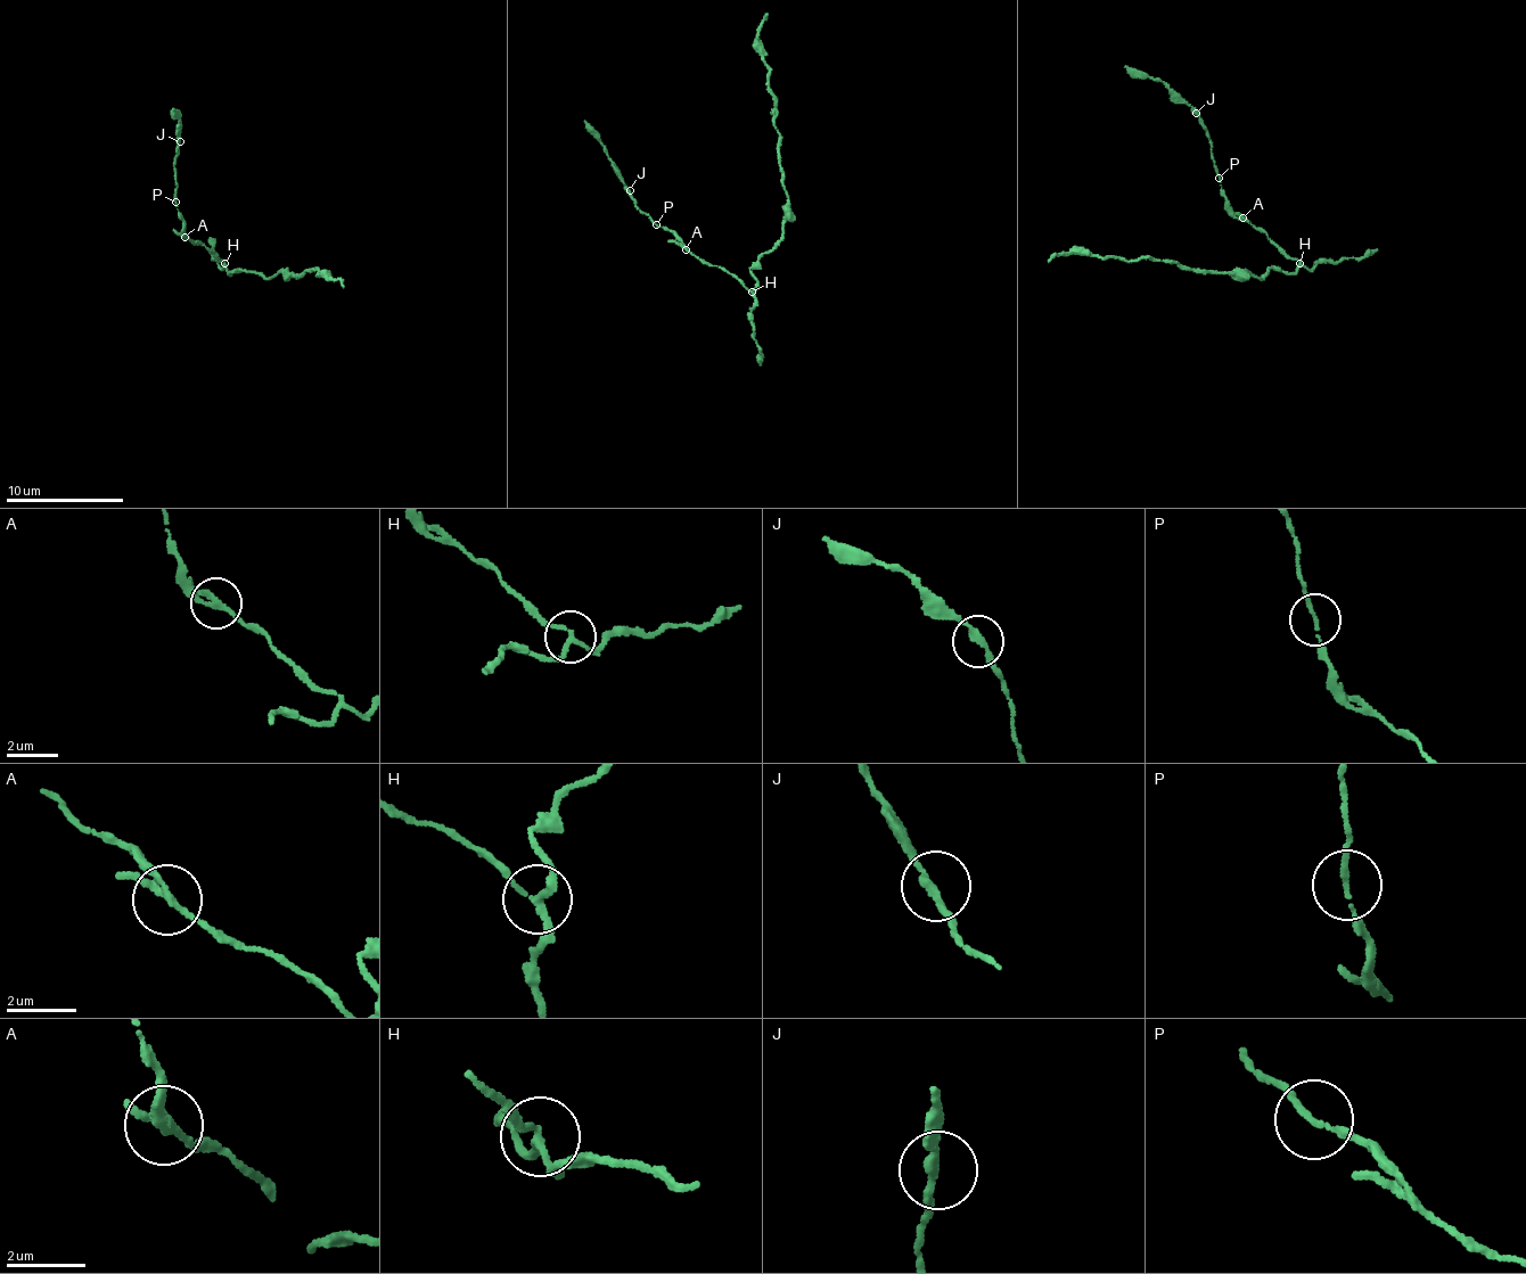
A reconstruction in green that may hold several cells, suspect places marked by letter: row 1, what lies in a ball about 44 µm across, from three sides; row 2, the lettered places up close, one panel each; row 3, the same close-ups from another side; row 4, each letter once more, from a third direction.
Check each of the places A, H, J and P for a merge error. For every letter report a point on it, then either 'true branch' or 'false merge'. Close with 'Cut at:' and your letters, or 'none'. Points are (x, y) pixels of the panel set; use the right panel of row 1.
A: at (1243, 218); true branch
H: at (1299, 263); false merge
J: at (1196, 113); true branch
P: at (1219, 178); true branch
Cut at: H

